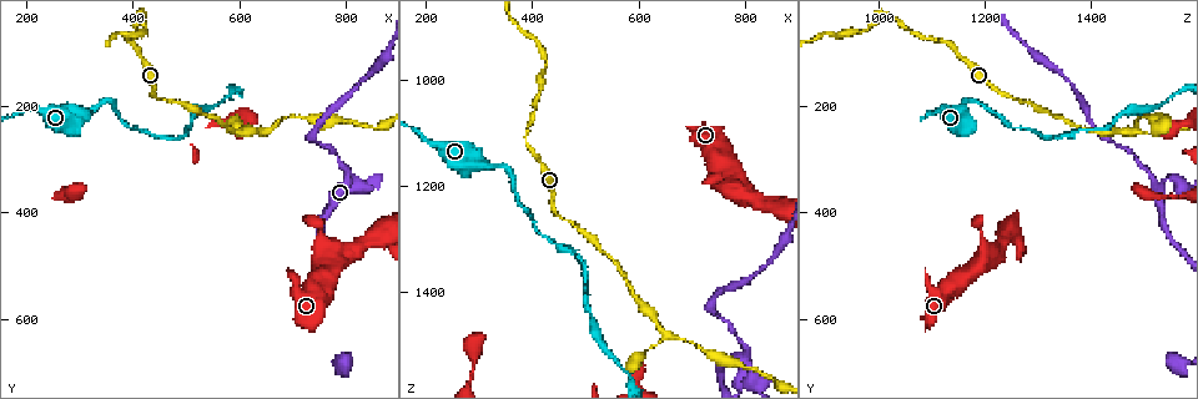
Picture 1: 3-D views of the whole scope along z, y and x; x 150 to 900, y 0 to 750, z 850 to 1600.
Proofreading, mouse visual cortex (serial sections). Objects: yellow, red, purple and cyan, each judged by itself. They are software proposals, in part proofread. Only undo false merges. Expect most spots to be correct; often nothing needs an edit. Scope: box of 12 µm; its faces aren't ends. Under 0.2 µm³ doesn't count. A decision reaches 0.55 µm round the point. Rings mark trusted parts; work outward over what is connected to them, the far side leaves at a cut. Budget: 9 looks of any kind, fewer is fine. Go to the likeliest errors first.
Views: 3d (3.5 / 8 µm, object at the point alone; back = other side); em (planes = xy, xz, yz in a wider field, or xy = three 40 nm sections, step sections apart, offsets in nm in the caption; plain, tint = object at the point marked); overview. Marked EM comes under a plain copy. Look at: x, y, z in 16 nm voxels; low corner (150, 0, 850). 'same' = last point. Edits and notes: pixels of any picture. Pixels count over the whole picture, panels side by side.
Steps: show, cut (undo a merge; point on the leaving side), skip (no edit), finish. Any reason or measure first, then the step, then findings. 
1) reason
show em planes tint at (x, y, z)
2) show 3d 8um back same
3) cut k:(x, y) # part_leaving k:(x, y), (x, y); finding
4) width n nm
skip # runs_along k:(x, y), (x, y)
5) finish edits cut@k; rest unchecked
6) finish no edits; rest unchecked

sharp bend
show 3d 3.5um at (355, 195, 1175)

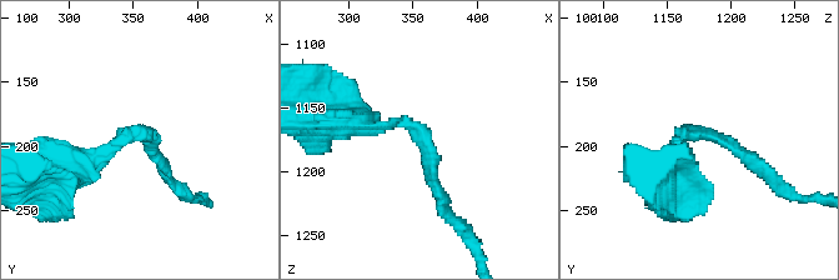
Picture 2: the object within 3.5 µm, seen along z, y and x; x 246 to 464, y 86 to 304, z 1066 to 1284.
now the EM
show em xy step 1 tint at (354, 192, 1166)

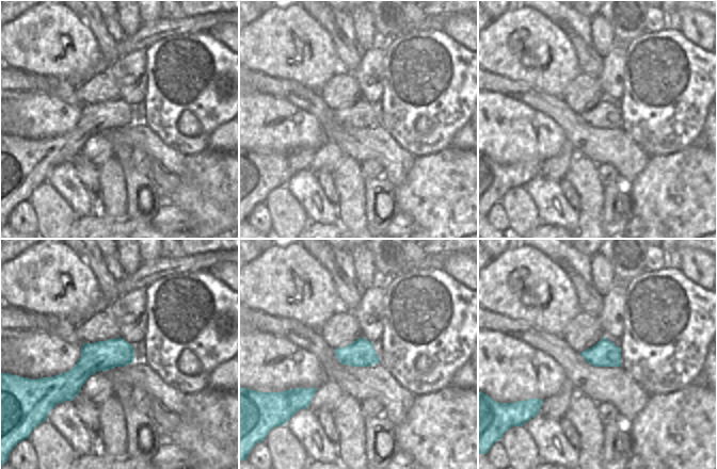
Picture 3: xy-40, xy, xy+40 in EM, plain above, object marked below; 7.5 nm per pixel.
show em planes tint same

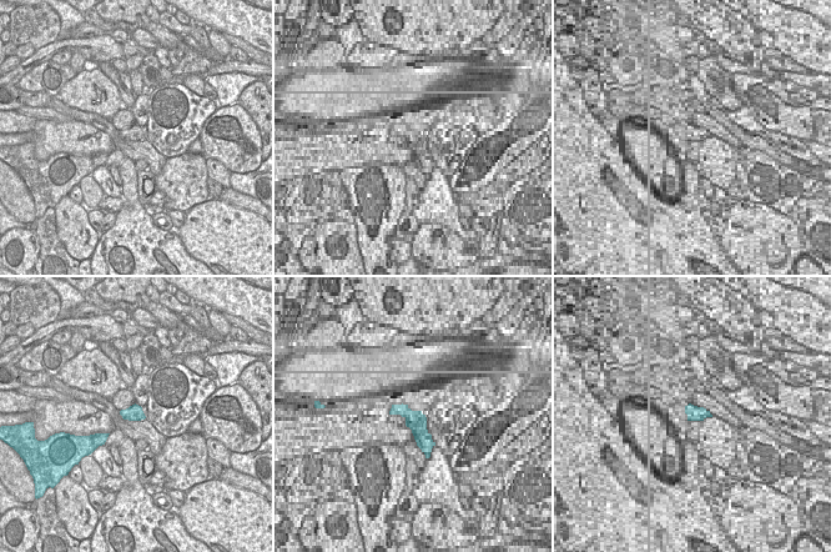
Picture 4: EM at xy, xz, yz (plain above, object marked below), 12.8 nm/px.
arm_widths 150, 200 nm
skip # runs_along 2:(355, 121), (408, 121), (442, 199); one cell here

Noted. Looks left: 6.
abrupt turn
show 3d 3.5um back at (745, 270, 1445)

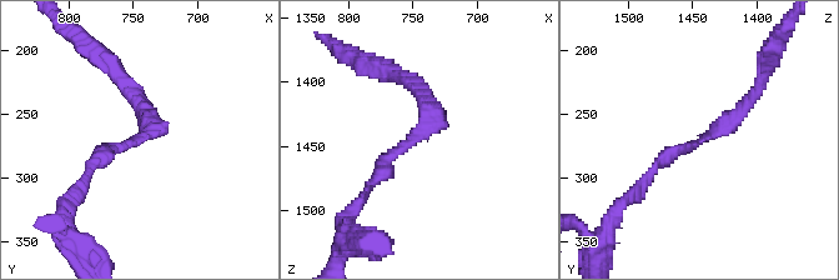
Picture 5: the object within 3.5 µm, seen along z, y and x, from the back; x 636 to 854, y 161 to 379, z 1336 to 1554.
arm_widths 150, 200 nm; now the EM
show em xy step 1 tint at (750, 272, 1444)

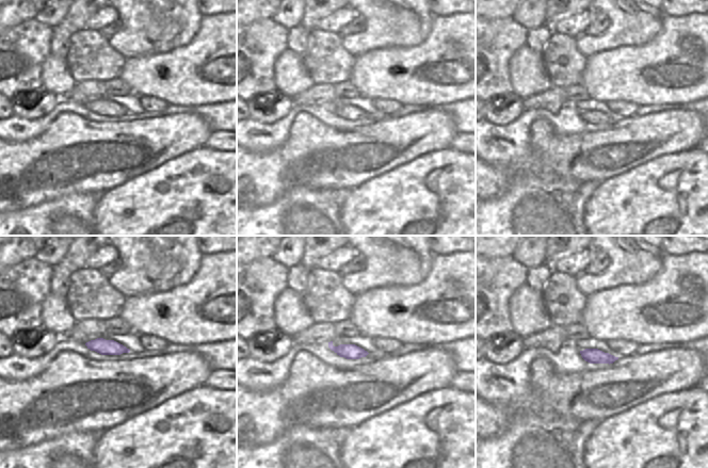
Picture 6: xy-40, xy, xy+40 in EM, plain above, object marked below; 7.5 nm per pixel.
skip # runs_along 5:(646, 176), (729, 123), (754, 91); continuous, no second cell

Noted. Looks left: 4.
thin neck
show 3d 3.5um at (825, 160, 1360)

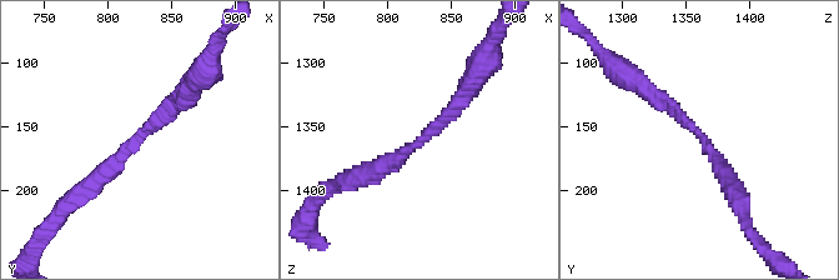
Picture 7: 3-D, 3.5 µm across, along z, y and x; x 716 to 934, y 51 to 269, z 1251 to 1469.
arm_widths 200, 250 nm; shape alone is not enough
show em xy step 5 tint at (828, 156, 1360)

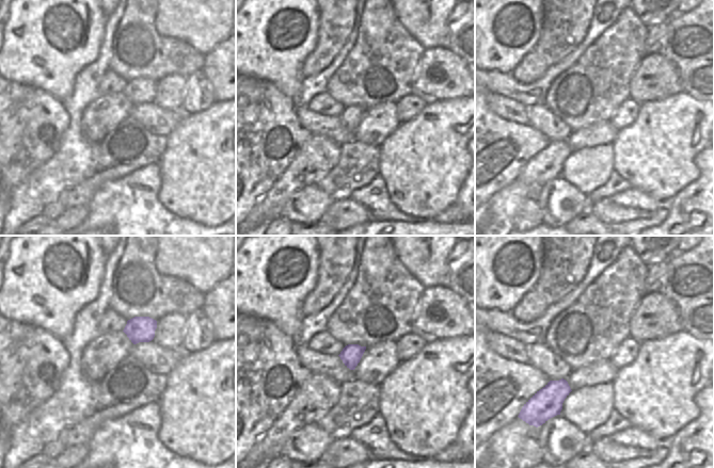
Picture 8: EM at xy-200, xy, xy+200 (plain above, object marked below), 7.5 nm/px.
skip # runs_along 7:(88, 186), (191, 86); continuous, no second cell

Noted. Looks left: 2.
thick turns thin
show 3d 3.5um at (785, 225, 1535)

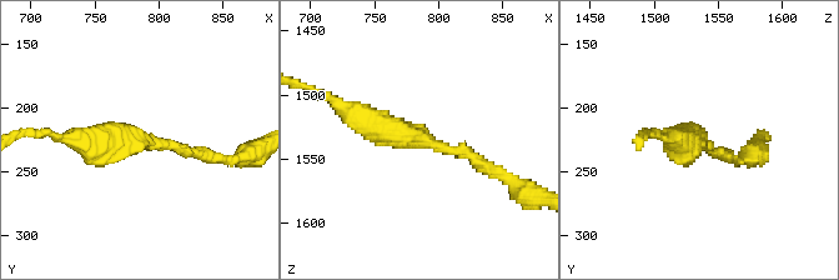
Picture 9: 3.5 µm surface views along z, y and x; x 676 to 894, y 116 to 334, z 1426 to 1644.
show em xy step 2 tint at (790, 226, 1536)

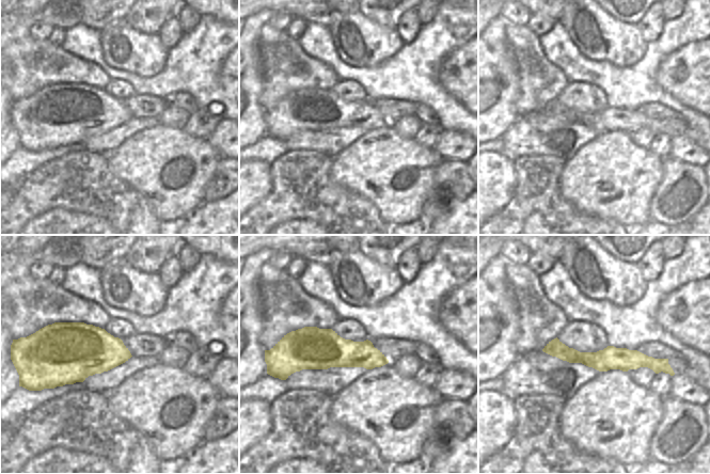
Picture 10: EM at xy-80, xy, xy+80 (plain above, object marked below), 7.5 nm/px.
width 280 nm
skip # runs_along 10:(547, 348), (666, 369); one cell here

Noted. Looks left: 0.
finish no edits; rest unchecked

